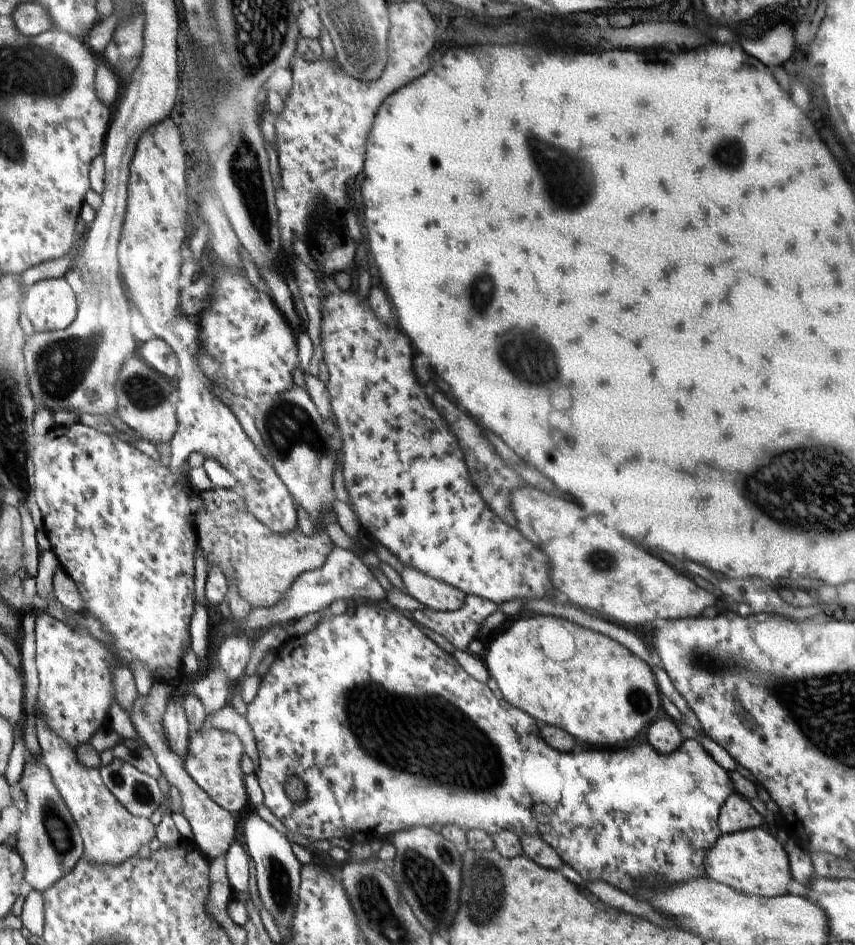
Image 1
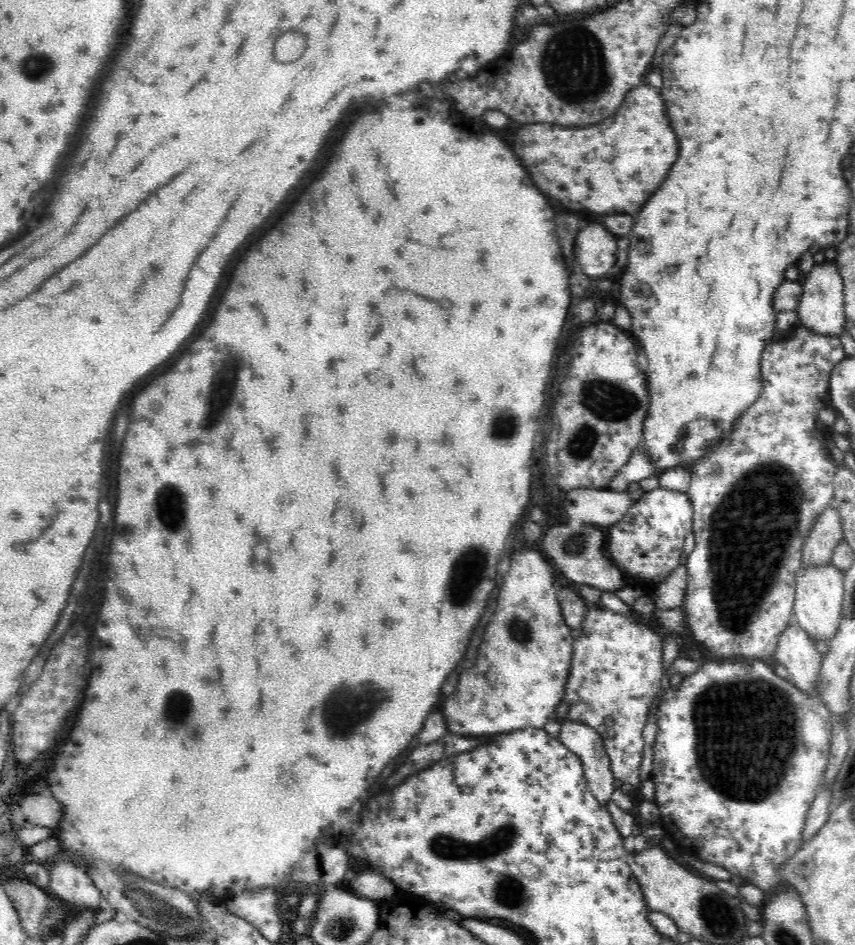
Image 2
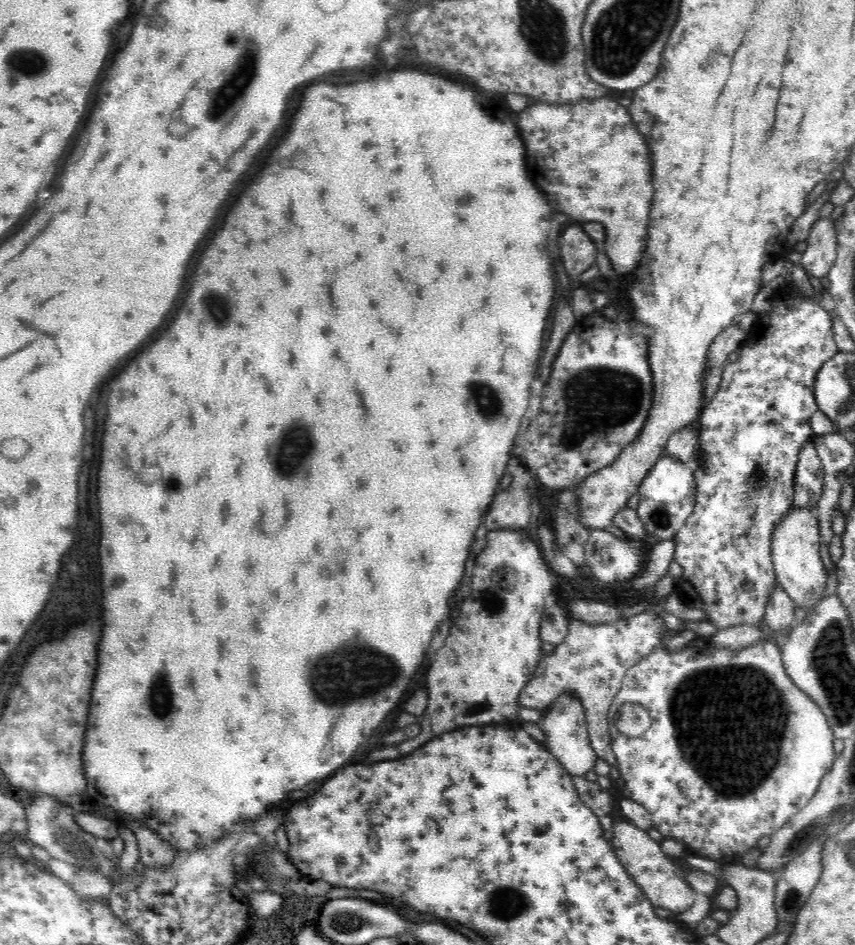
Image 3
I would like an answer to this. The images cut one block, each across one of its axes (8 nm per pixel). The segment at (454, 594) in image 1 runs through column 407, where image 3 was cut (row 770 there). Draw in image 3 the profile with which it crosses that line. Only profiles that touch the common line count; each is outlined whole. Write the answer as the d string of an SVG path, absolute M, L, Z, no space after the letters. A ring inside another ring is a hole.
M572 693L561 694L546 708L540 727L546 735L546 744L551 753L561 762L570 775L584 776L593 769L598 756L590 744L587 718L580 699Z

